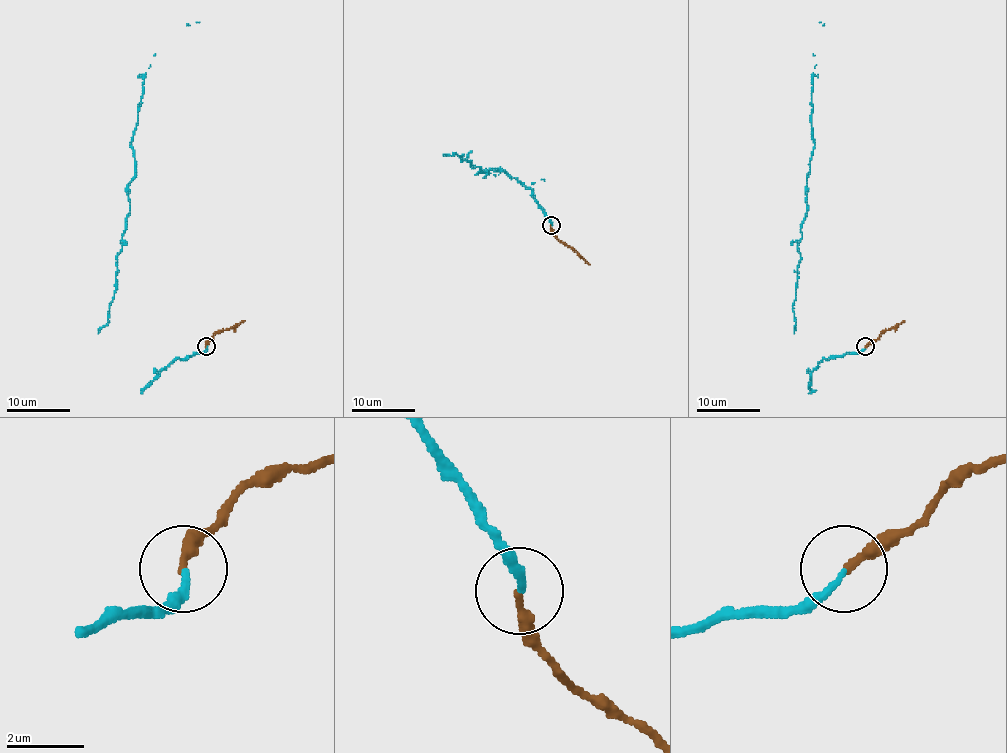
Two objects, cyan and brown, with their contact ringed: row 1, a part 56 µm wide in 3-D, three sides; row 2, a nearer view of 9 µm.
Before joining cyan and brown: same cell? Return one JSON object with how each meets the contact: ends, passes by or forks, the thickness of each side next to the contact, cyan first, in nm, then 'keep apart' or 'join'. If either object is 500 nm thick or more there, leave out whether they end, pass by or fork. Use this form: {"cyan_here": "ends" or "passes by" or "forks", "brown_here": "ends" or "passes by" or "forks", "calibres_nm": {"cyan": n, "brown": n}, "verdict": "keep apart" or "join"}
{"cyan_here": "ends", "brown_here": "ends", "calibres_nm": {"cyan": 170, "brown": 240}, "verdict": "join"}

